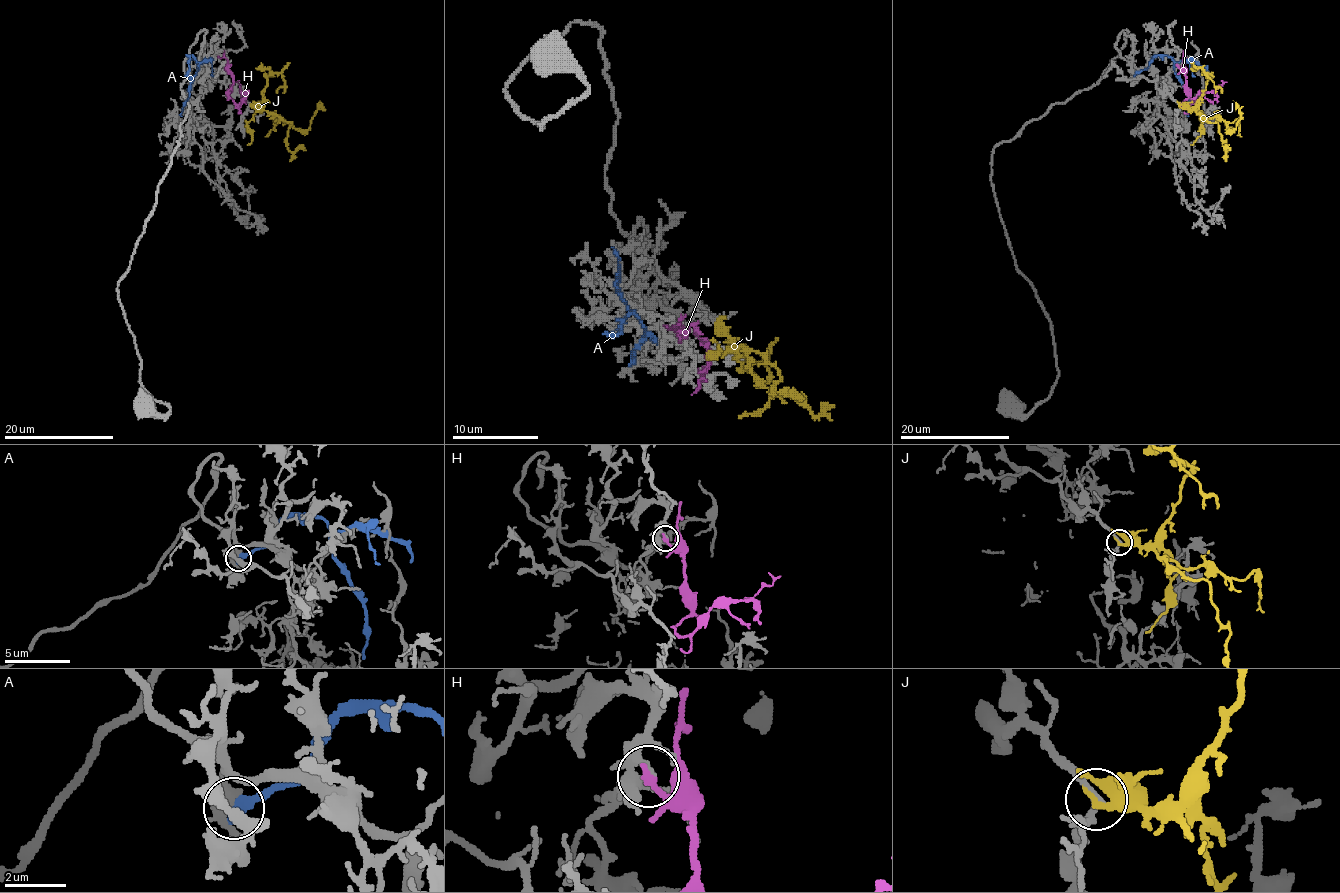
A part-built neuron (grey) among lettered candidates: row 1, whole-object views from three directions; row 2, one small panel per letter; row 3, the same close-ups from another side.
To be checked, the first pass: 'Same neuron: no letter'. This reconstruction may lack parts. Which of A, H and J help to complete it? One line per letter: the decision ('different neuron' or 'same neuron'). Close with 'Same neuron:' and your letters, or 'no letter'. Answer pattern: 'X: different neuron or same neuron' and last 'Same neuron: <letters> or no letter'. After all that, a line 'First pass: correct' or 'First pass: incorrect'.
A: different neuron
H: different neuron
J: same neuron
Same neuron: J
First pass: incorrect

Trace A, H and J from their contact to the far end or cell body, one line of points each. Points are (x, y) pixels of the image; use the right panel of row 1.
A: (1135, 73), (1144, 69), (1158, 56), (1172, 58), (1188, 95), (1188, 116)
H: (1177, 65), (1185, 75), (1188, 97), (1181, 104), (1184, 106), (1198, 94), (1211, 91), (1226, 82)
J: (1180, 106), (1193, 109), (1199, 115), (1219, 117), (1229, 130), (1236, 127), (1240, 117), (1240, 110), (1233, 101)

